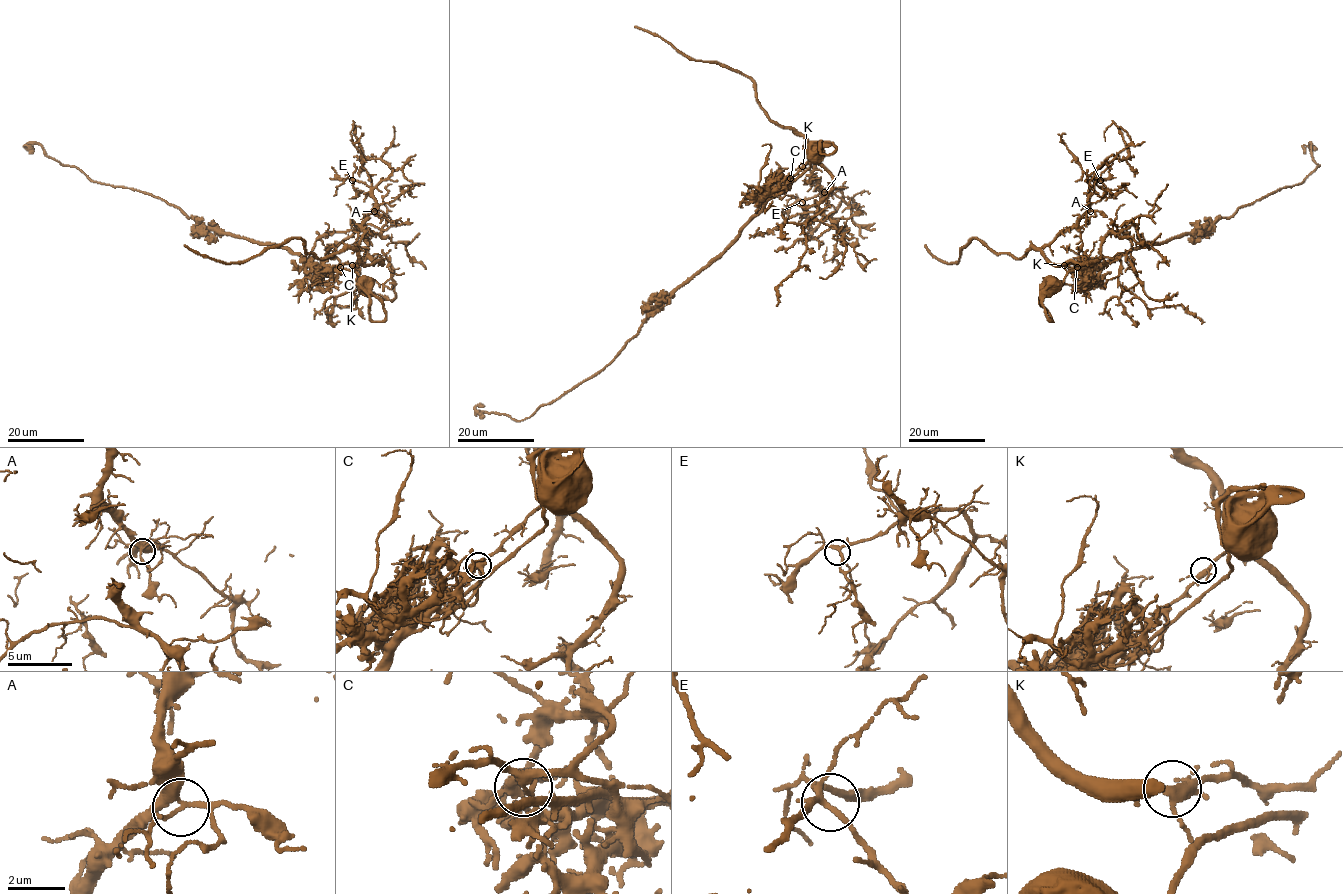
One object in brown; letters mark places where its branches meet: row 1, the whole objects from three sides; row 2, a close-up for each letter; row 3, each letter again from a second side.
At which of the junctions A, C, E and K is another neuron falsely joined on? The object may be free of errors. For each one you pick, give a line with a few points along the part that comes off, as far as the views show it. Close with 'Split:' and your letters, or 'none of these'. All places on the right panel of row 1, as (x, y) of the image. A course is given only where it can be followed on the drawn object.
C: course (1077, 267), (1053, 264), (1033, 249), (1021, 258), (994, 253), (977, 238), (957, 261), (946, 263), (925, 245)
Split: C

